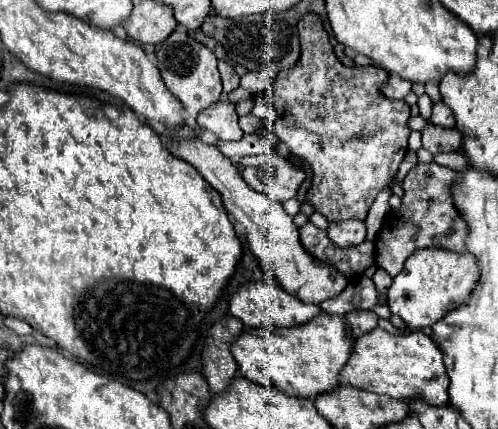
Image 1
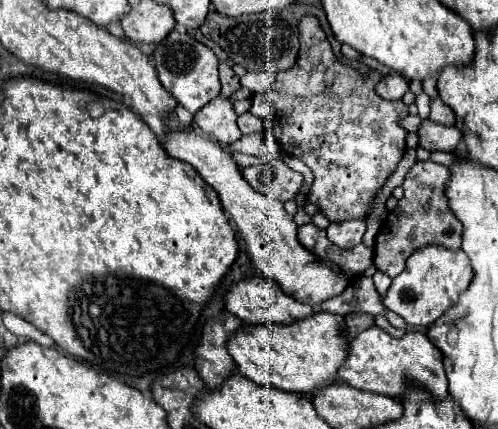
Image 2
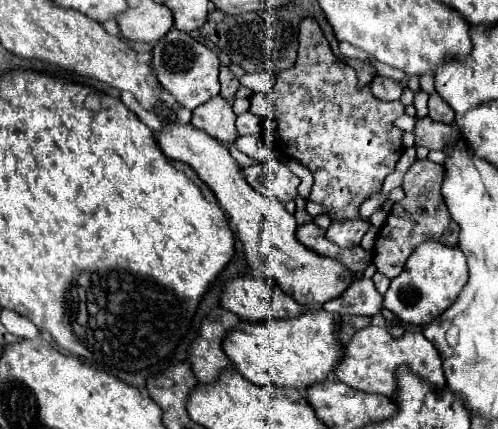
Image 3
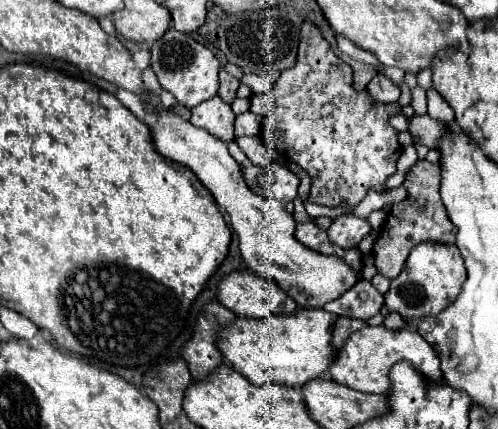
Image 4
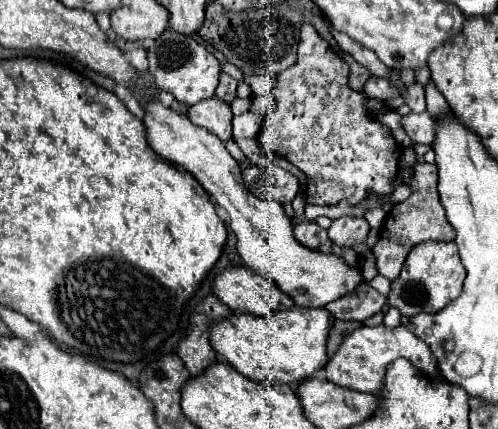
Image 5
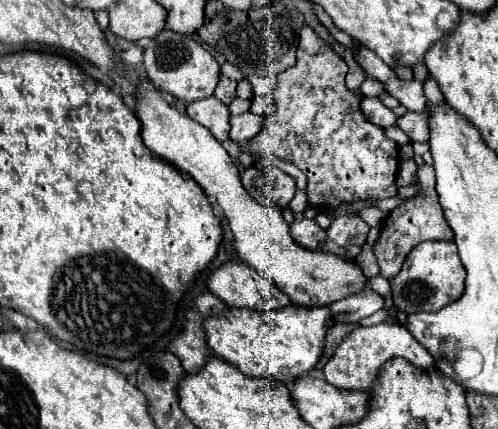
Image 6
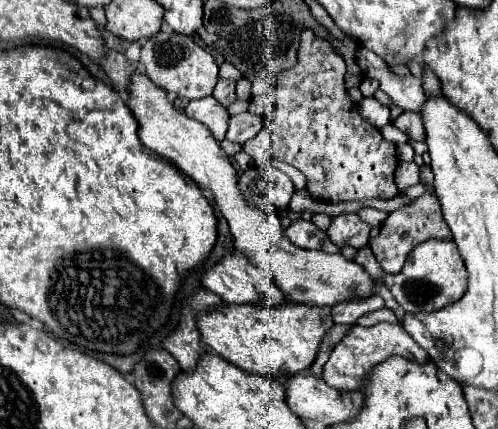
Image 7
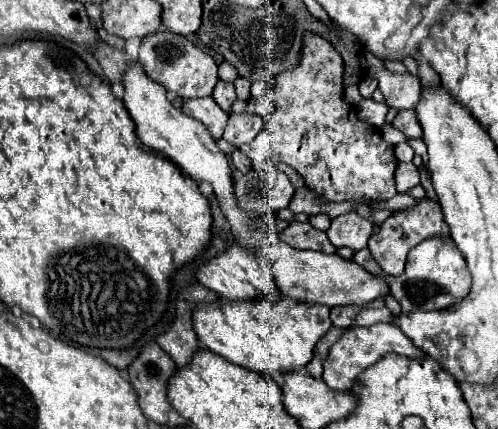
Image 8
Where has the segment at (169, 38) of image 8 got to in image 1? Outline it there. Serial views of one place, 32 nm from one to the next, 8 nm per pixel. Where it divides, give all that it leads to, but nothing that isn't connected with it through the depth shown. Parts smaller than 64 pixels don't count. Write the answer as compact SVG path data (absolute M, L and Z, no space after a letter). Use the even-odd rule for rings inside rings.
M174 30L162 42L160 50L156 52L156 58L158 58L158 68L160 68L160 74L162 74L162 80L164 80L166 88L188 110L189 119L187 124L194 131L199 132L201 128L196 122L198 112L202 112L204 108L208 108L210 104L220 100L220 94L222 94L222 80L220 80L220 74L218 74L218 60L214 56L214 52L210 48L206 48L204 44L196 42L194 38L190 38L186 32Z

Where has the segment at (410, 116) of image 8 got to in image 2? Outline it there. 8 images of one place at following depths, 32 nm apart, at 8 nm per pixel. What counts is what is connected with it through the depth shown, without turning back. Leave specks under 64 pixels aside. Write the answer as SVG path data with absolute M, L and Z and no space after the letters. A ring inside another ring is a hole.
M422 120L418 128L418 144L430 152L440 150L440 152L454 152L460 146L462 134L456 126L444 126L436 124L432 120Z

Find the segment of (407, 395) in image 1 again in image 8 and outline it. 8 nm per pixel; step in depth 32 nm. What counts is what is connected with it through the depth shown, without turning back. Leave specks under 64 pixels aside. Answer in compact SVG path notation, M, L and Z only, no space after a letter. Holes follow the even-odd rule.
M372 324L370 328L362 326L350 326L340 340L330 348L328 358L324 360L324 374L322 380L332 388L332 390L350 390L356 384L356 378L360 372L364 372L370 364L376 364L380 356L386 352L396 352L404 356L422 356L424 352L418 350L410 338L406 338L396 326L392 324Z

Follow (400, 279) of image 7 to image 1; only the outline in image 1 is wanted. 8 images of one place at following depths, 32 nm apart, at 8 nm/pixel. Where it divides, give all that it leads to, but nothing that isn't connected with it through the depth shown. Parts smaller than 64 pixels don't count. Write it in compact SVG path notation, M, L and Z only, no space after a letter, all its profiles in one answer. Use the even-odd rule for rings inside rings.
M442 248L416 250L404 264L404 270L392 280L388 288L388 308L398 314L410 330L430 328L448 310L460 306L478 280L478 268L472 256L466 252L450 252Z

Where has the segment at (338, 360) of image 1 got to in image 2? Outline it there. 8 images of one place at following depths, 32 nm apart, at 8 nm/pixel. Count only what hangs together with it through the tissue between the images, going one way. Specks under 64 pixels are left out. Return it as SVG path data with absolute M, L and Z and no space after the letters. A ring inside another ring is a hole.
M318 310L316 314L306 316L304 320L296 320L292 324L242 324L236 330L236 334L228 340L226 348L238 372L246 376L248 380L256 384L264 384L264 386L276 386L286 392L310 394L316 388L328 386L348 356L348 342L342 336L340 322L342 322L342 316Z

